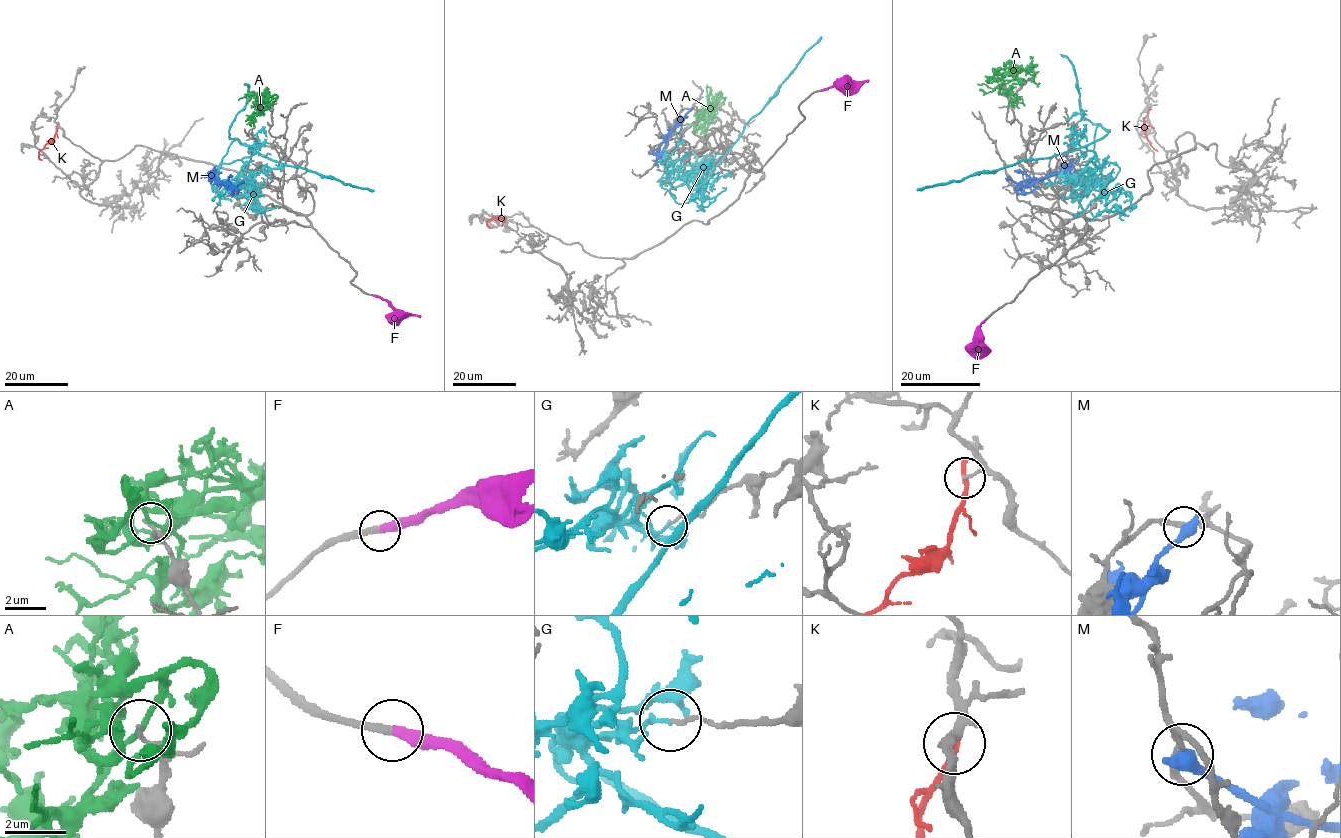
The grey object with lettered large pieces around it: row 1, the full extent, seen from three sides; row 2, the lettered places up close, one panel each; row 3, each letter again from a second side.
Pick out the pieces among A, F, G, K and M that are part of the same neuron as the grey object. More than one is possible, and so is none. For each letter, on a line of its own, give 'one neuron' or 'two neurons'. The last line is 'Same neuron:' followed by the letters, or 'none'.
A: two neurons
F: one neuron
G: two neurons
K: two neurons
M: two neurons
Same neuron: F

